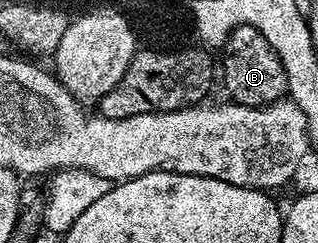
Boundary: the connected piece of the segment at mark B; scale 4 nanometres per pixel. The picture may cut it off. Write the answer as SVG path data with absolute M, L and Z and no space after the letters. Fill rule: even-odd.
M236 26L229 32L229 38L220 50L219 77L225 80L225 89L238 105L269 105L280 101L288 94L287 74L279 55L272 49L267 39L253 26Z

